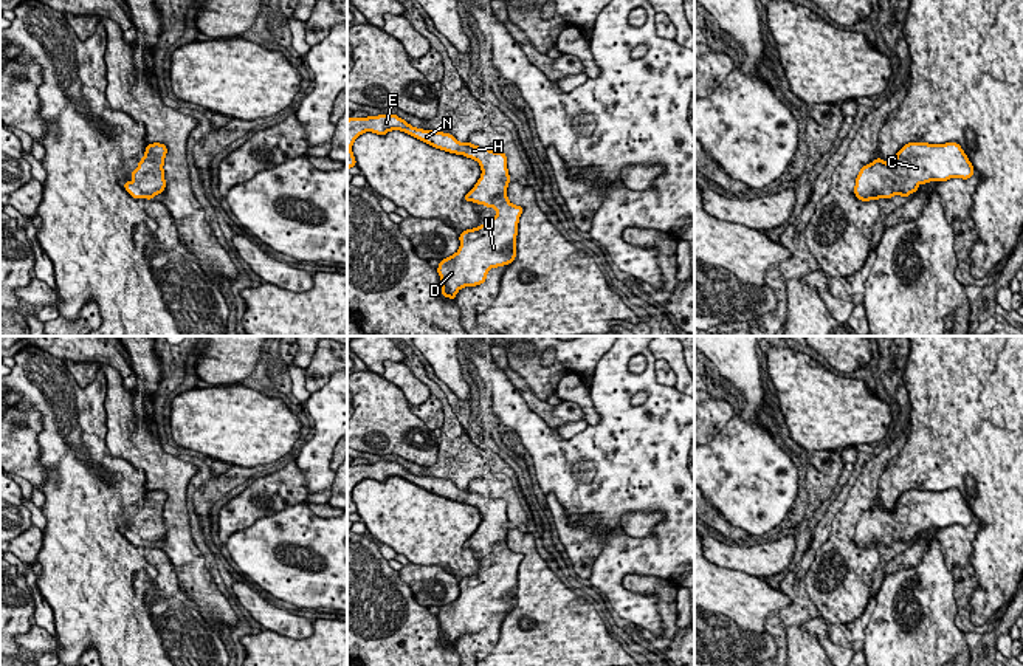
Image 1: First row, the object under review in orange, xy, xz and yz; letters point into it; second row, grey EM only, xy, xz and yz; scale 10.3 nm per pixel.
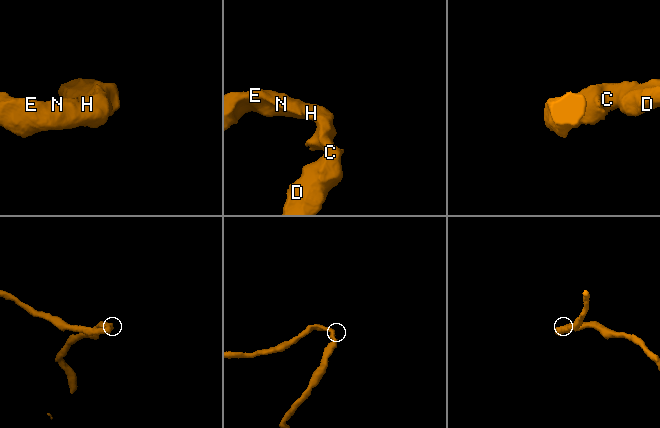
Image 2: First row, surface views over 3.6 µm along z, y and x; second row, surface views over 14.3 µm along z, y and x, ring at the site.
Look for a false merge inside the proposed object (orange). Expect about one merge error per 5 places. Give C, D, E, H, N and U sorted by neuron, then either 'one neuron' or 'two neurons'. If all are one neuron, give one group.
C D E H N U | one neuron

